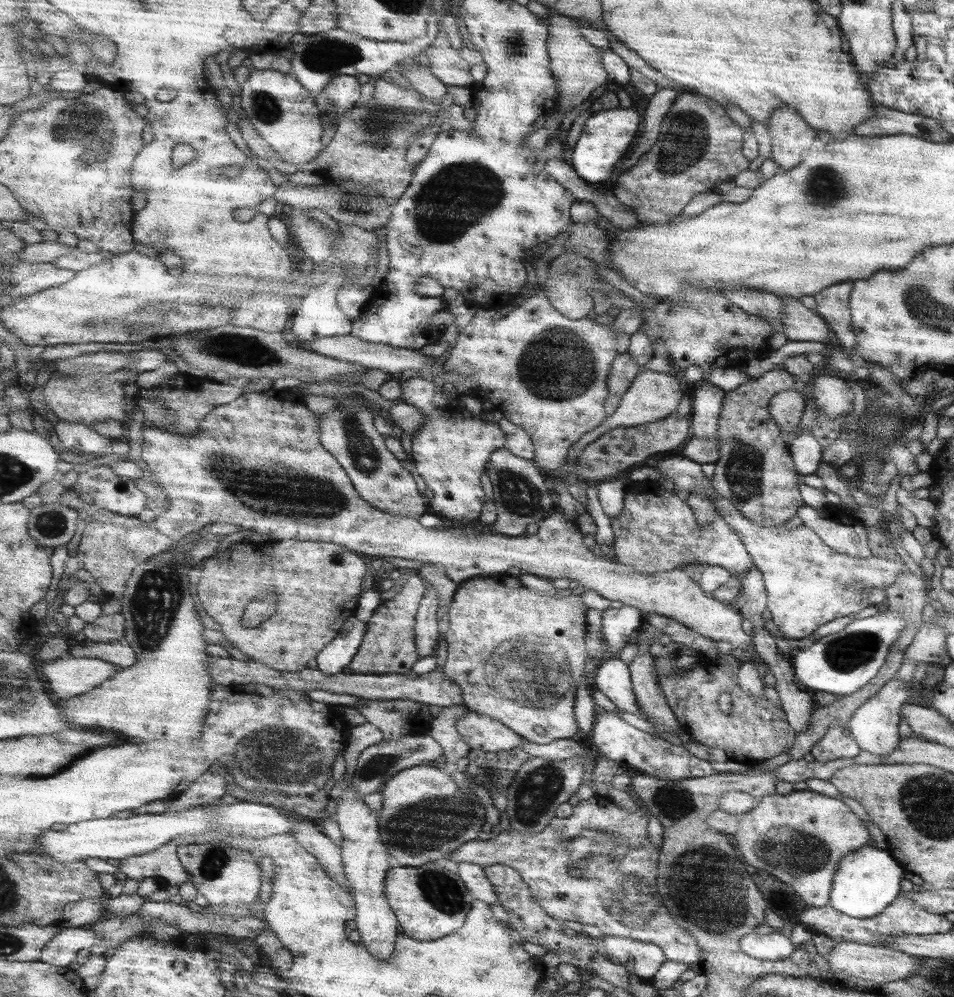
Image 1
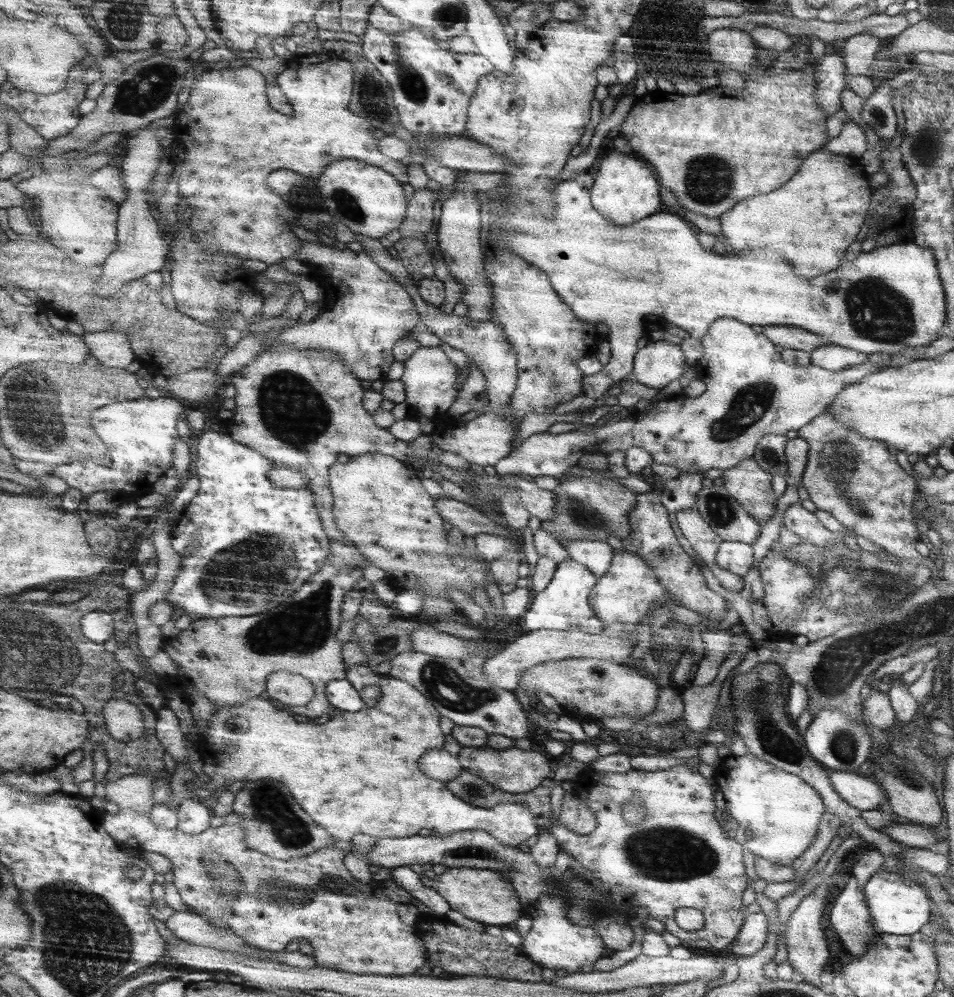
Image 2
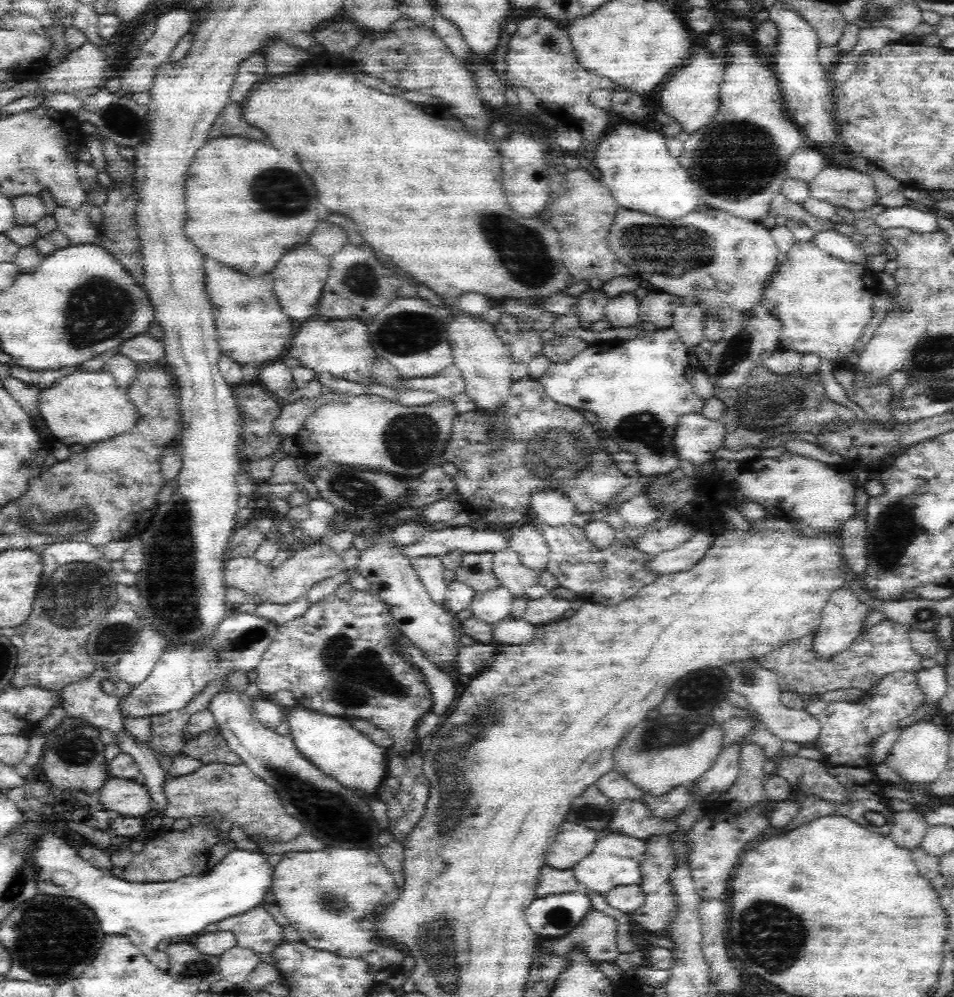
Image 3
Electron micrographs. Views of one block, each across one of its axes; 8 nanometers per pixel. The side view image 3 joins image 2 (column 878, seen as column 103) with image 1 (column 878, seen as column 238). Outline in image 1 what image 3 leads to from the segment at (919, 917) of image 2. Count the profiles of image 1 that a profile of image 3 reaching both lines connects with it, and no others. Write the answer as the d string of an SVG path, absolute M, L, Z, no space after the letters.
M865 844L839 860L831 880L833 888L829 892L829 906L849 918L873 918L881 914L895 898L899 898L899 882L903 874L903 866L887 850L877 850Z

